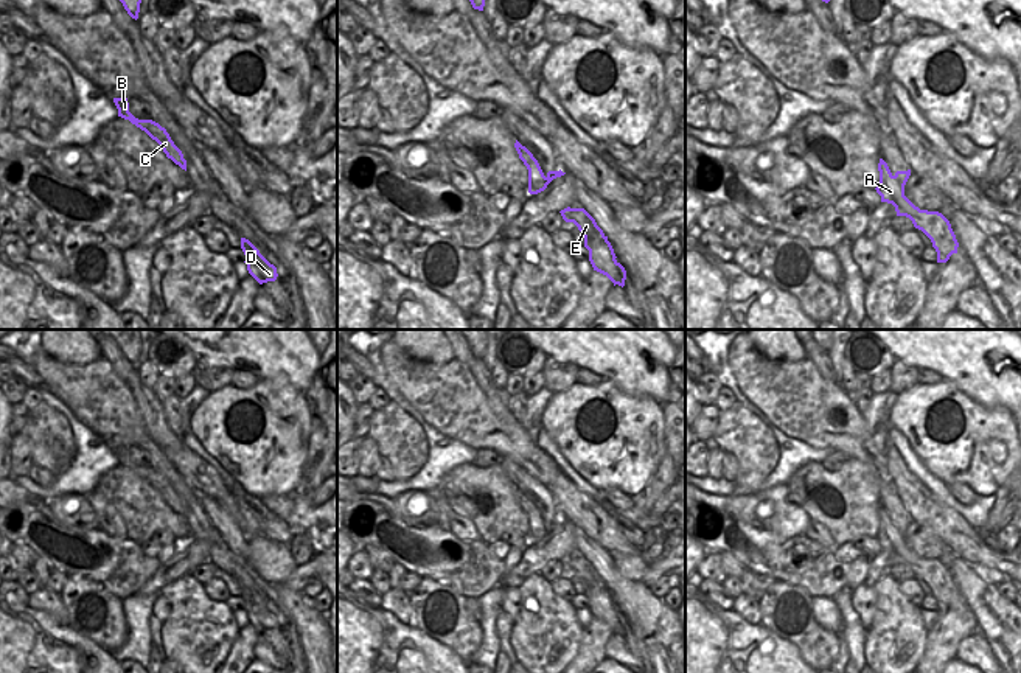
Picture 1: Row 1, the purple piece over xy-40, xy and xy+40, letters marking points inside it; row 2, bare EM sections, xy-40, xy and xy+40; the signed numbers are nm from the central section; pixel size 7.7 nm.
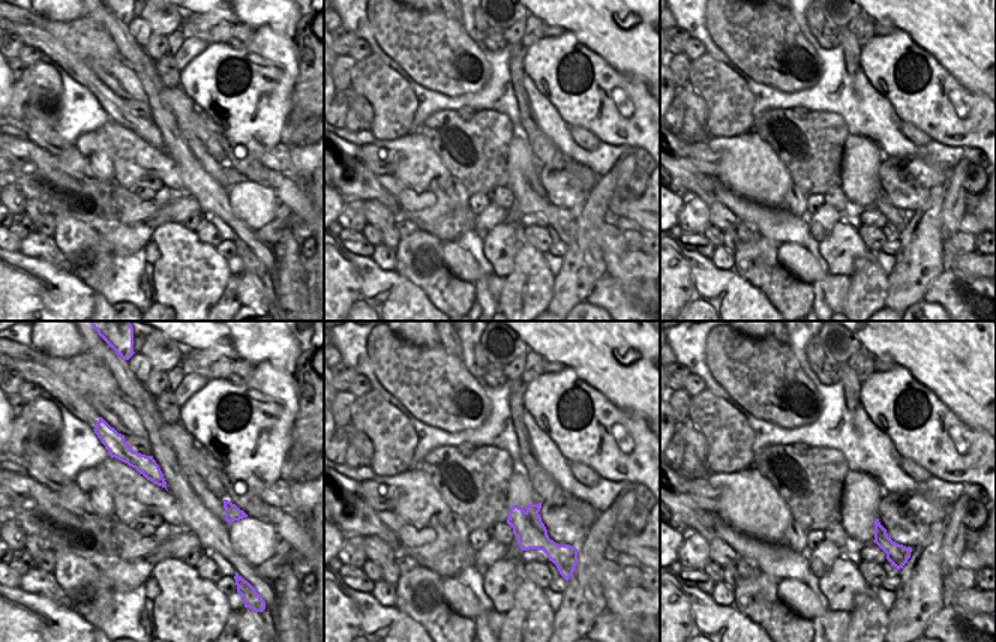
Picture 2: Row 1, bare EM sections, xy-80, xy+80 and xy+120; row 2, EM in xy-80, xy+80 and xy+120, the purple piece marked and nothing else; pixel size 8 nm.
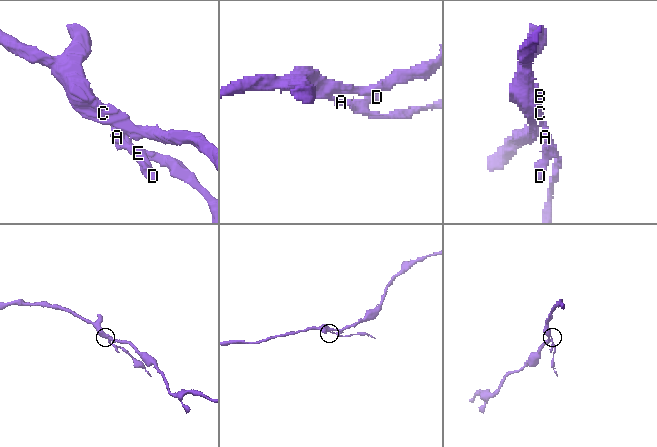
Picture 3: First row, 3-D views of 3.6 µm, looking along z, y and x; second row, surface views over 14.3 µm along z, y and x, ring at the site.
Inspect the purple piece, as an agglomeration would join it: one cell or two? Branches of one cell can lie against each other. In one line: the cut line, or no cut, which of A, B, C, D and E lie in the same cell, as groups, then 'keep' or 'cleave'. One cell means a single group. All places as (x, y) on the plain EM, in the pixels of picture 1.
cut none; groups A B C D E; keep

